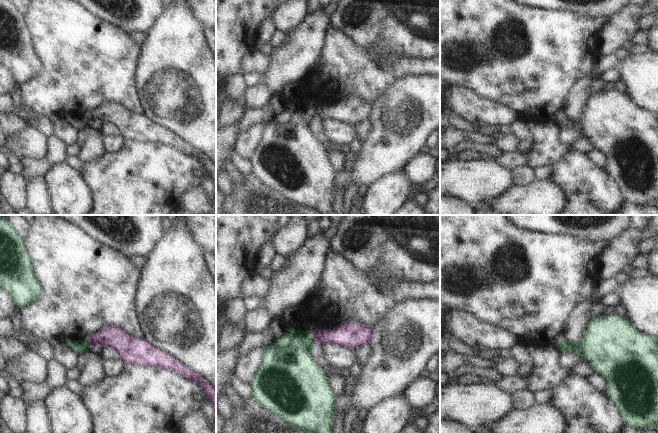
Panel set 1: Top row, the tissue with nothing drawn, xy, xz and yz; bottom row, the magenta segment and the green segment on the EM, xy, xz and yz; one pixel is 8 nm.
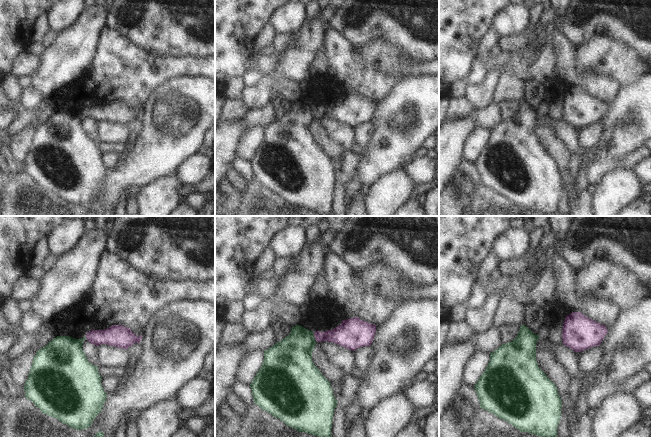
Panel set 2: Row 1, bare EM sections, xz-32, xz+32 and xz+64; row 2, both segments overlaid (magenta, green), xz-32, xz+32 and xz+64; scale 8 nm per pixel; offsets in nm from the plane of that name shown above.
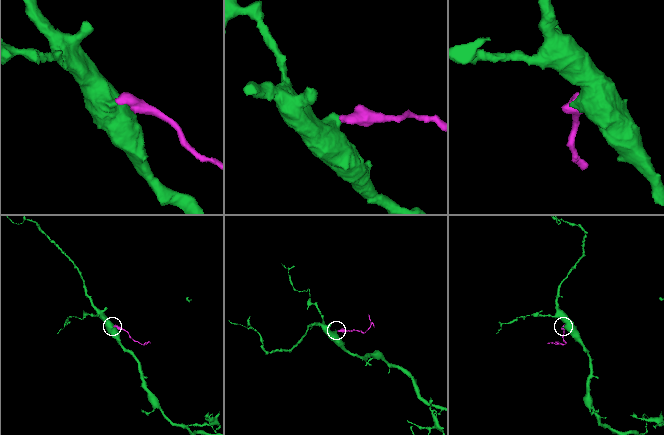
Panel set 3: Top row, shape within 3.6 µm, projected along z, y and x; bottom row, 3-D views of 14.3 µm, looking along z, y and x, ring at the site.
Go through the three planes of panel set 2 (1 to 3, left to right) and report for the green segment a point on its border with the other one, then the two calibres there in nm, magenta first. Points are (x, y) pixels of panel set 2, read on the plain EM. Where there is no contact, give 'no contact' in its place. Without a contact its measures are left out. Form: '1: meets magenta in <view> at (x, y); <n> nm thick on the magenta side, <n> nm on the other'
1: no contact
2: meets magenta in xz+32 at (314, 112); 180 nm thick on the magenta side, 320 nm on the other
3: no contact

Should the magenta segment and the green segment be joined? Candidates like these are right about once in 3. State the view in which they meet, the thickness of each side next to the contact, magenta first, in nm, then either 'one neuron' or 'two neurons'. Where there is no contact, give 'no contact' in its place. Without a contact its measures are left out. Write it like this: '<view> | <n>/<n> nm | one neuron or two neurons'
xz | 180/360 nm | one neuron

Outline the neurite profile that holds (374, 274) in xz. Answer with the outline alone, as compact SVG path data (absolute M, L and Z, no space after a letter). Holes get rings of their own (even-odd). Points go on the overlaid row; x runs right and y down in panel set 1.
M372 269L372 270L368 270L366 271L368 273L368 275L370 276L370 278L372 280L378 280L384 284L388 283L388 282L394 282L396 281L396 279L384 274L382 271L380 270L376 270L376 269Z

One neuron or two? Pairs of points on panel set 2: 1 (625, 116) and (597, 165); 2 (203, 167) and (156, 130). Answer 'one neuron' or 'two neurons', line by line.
1: one neuron
2: two neurons

